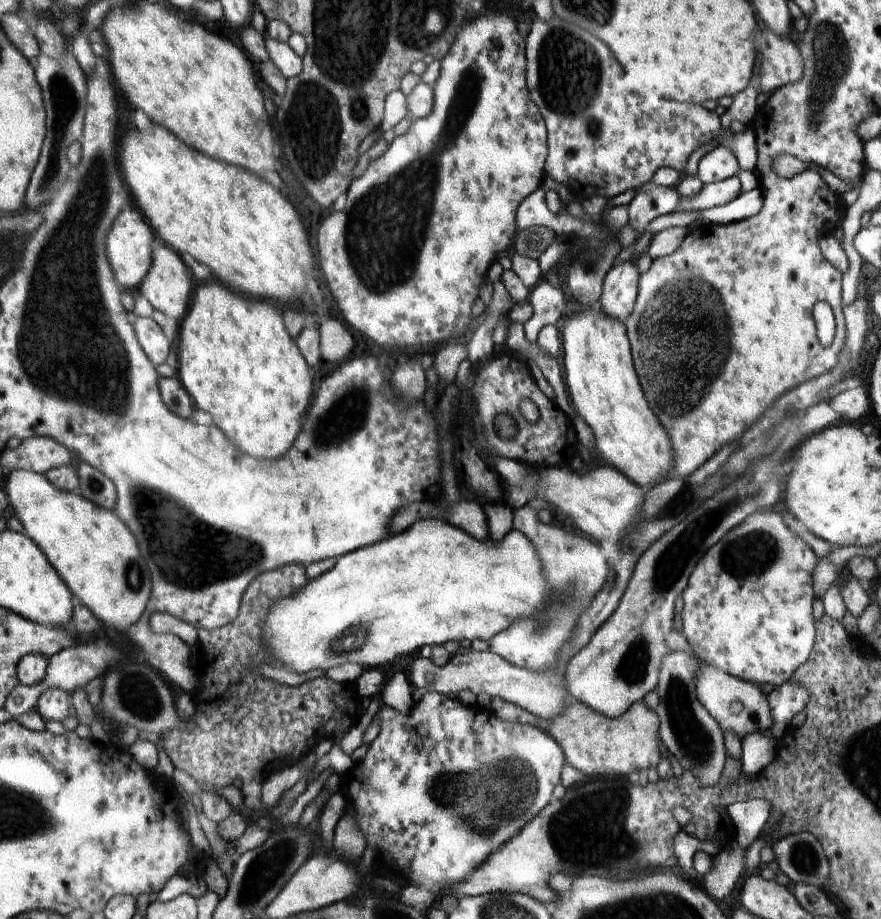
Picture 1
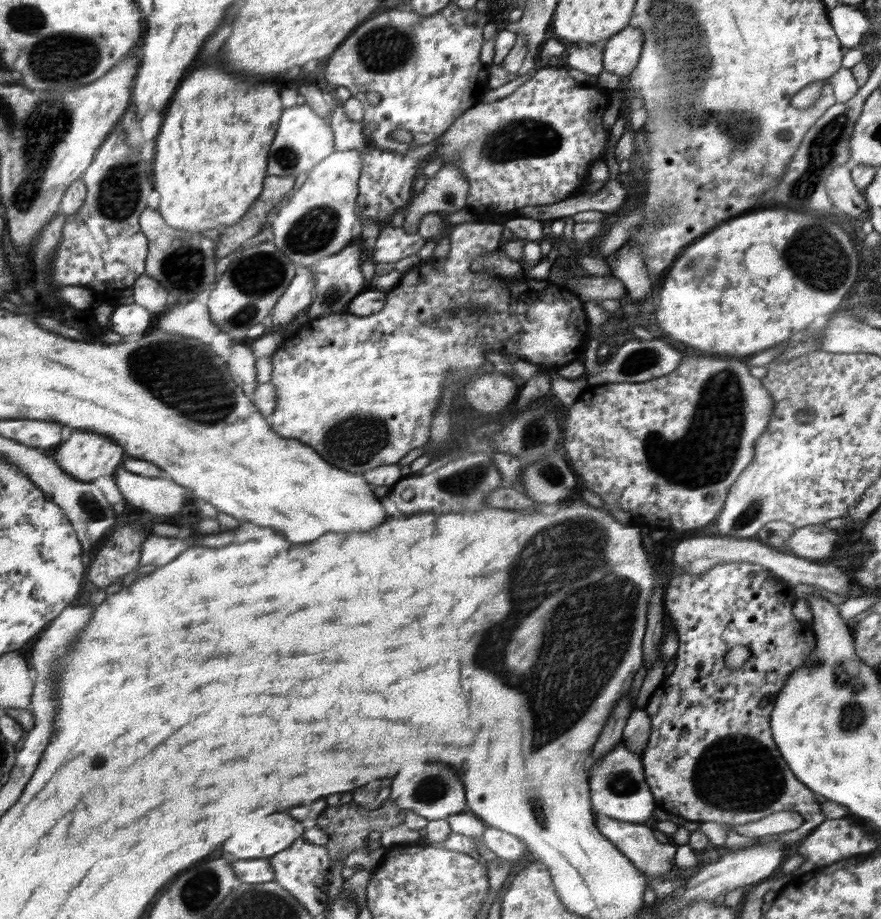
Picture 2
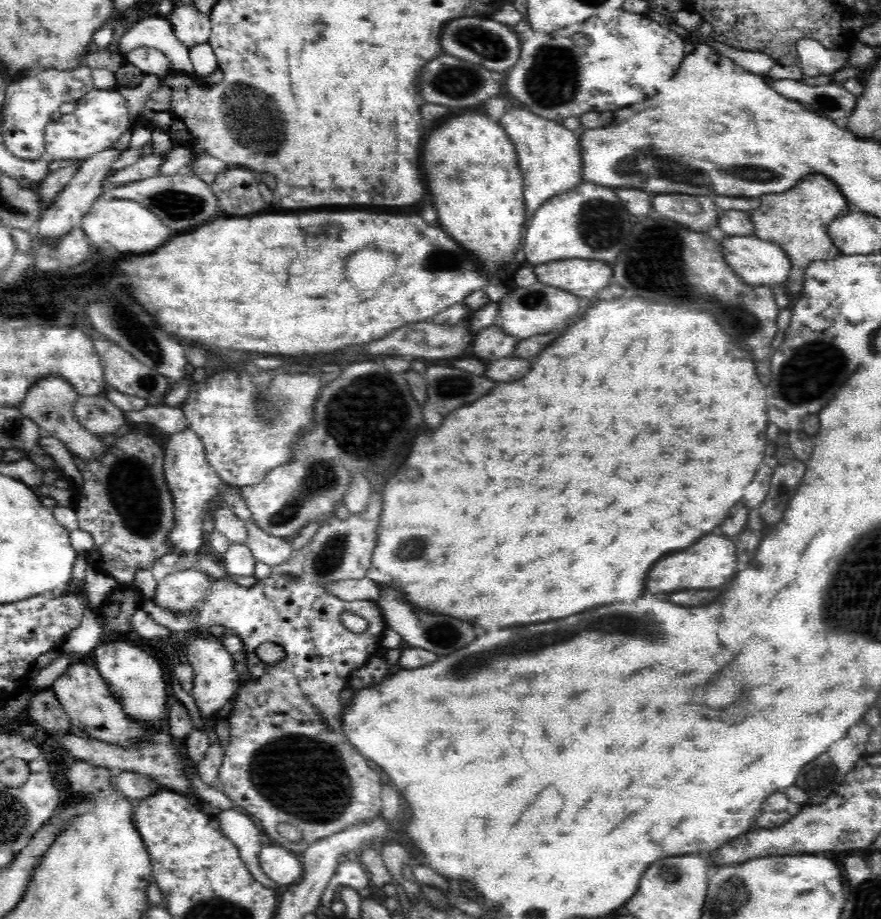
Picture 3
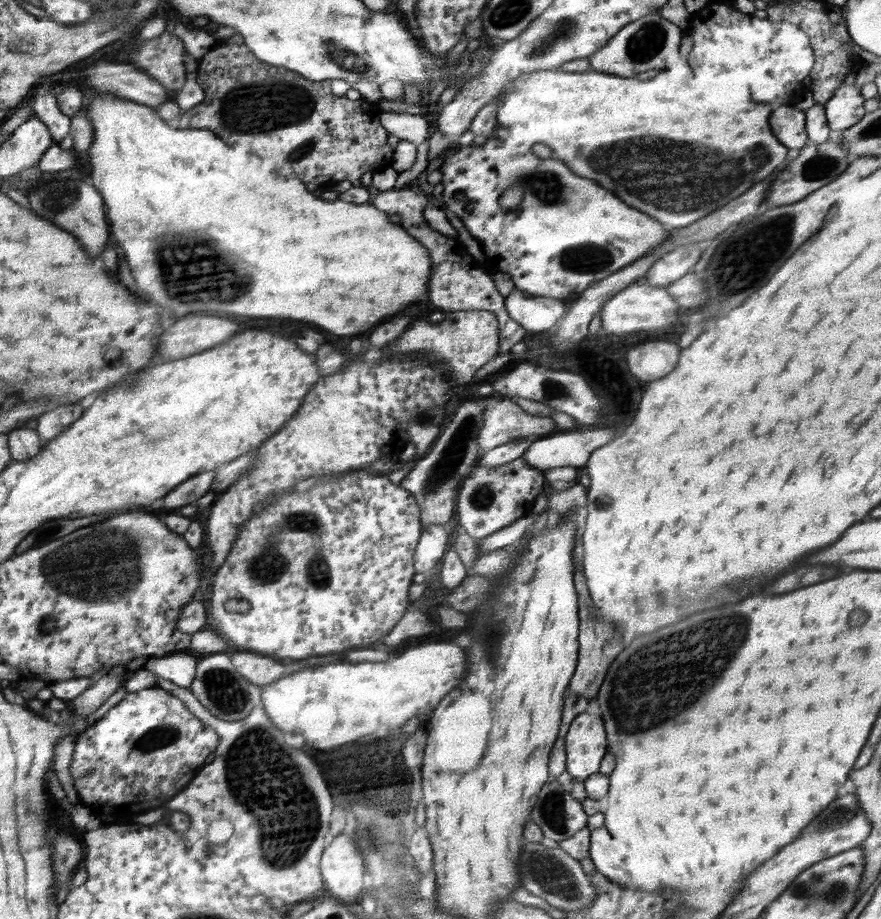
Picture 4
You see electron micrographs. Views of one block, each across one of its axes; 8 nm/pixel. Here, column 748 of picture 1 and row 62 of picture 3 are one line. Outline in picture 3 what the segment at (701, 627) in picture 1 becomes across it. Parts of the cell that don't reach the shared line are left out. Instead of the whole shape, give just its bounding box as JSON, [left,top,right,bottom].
[506,6,686,122]

